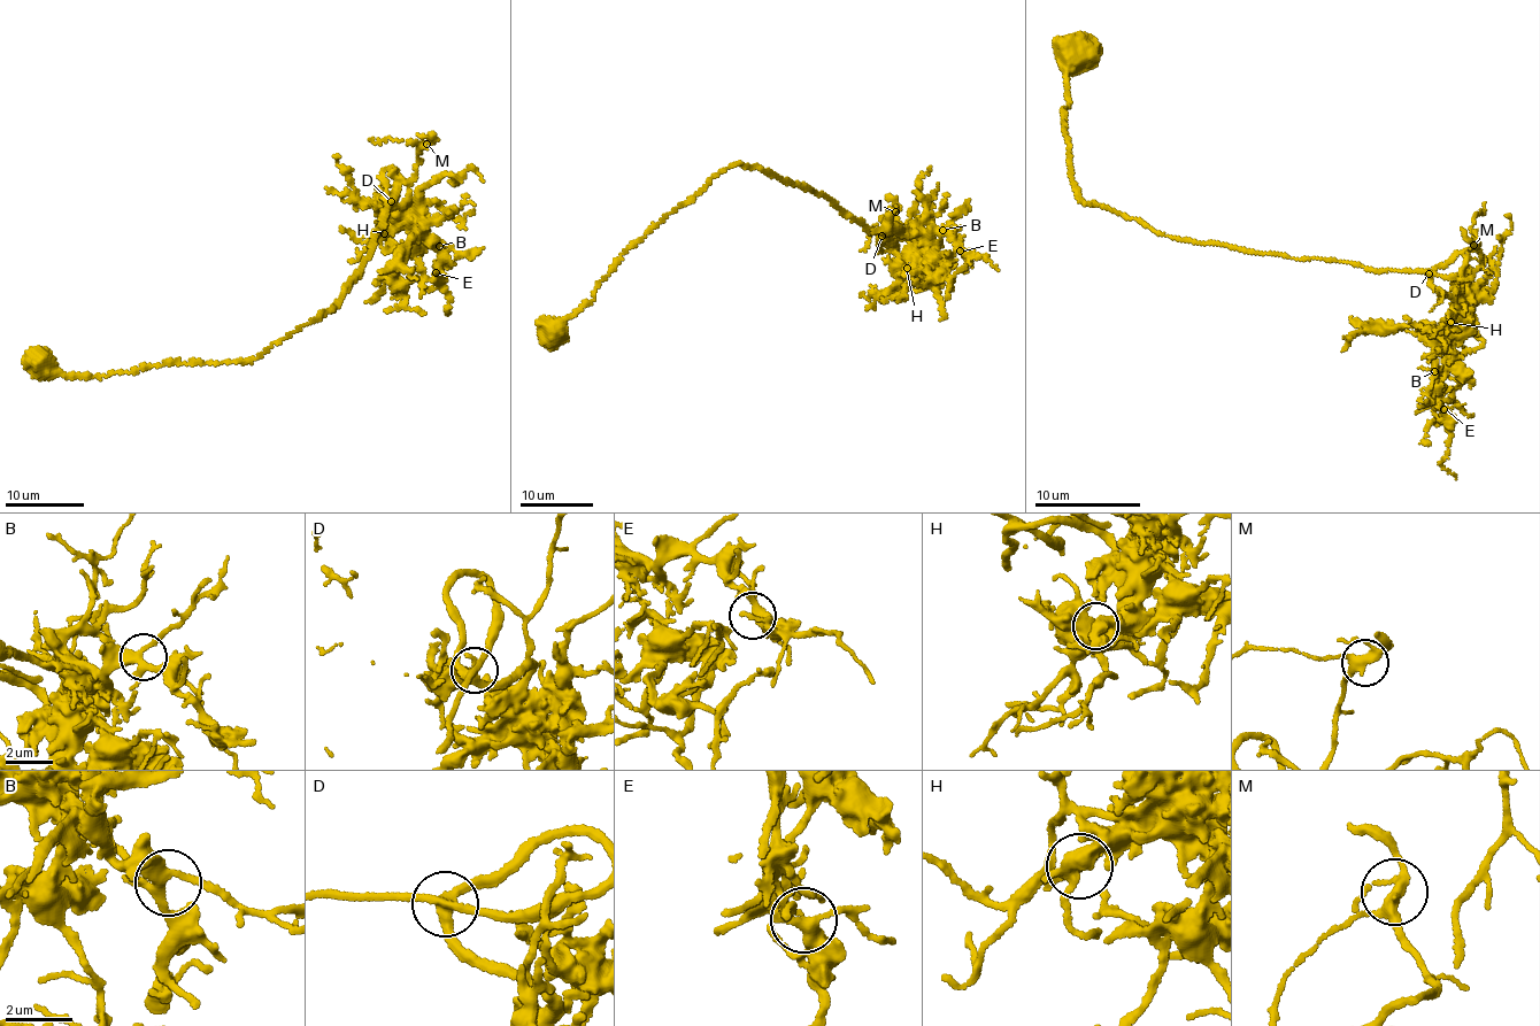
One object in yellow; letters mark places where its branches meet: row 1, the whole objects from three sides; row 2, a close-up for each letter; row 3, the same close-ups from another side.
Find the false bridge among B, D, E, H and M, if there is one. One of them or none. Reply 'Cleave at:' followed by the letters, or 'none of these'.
Cleave at: none of these

